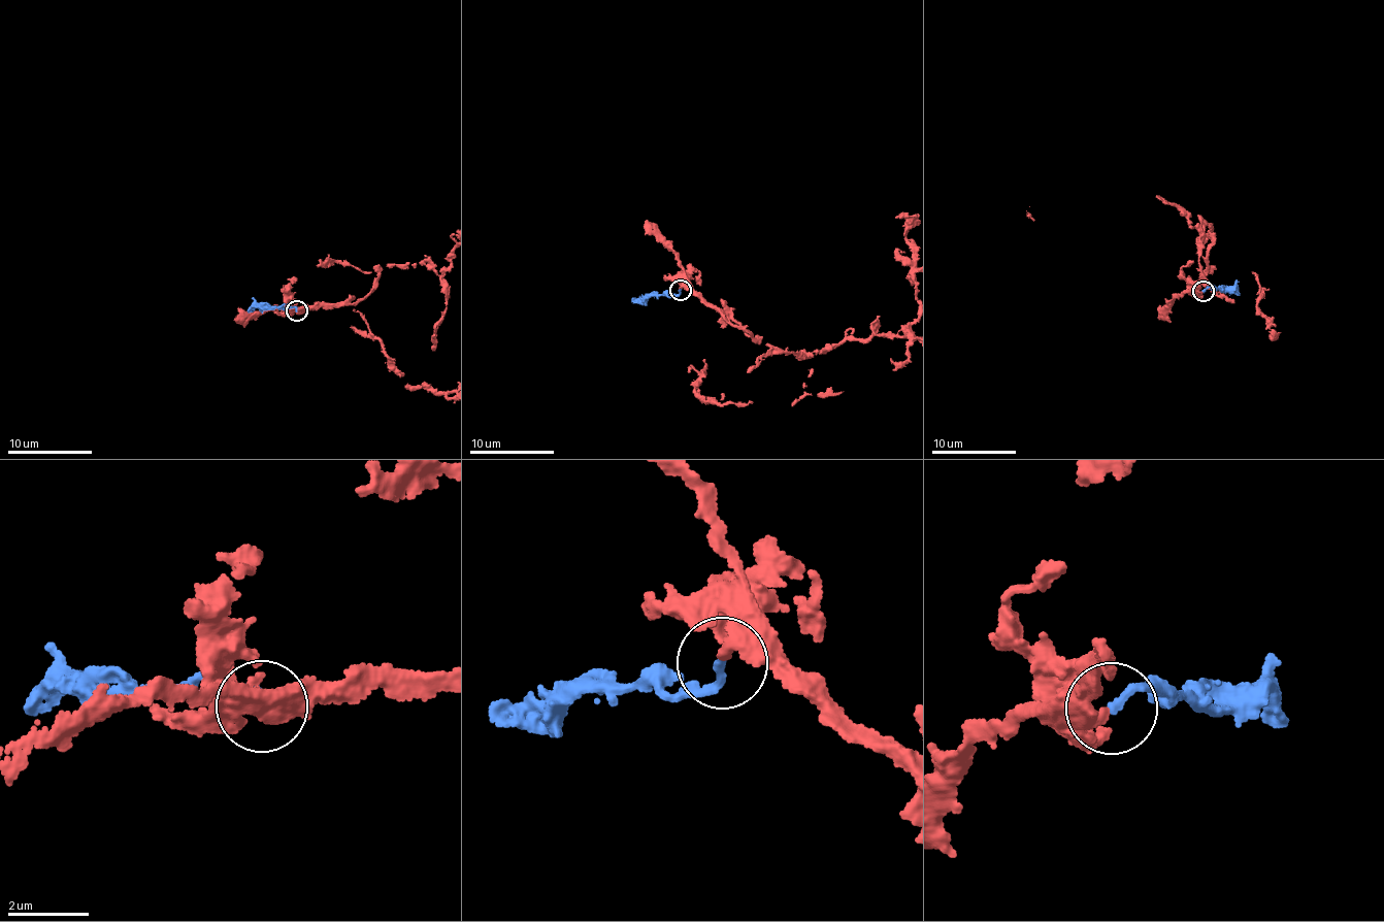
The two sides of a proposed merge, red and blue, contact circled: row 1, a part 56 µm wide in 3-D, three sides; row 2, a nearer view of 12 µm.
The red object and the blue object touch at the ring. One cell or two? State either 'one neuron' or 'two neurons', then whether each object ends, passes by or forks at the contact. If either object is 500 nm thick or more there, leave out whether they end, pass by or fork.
one neuron; red ends there; blue ends there

